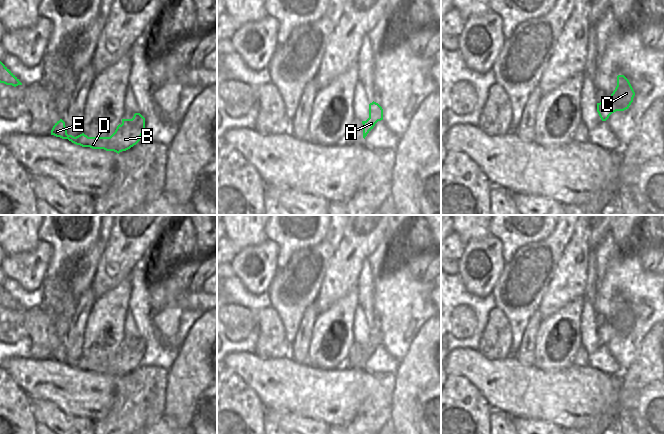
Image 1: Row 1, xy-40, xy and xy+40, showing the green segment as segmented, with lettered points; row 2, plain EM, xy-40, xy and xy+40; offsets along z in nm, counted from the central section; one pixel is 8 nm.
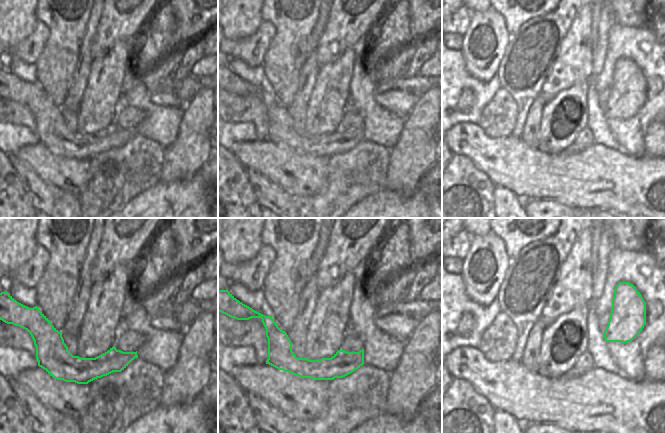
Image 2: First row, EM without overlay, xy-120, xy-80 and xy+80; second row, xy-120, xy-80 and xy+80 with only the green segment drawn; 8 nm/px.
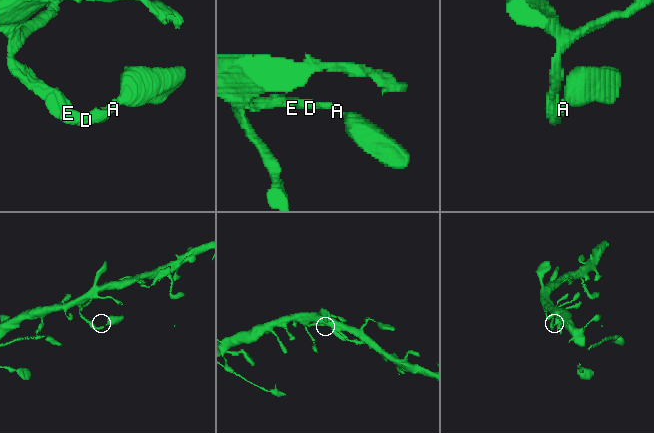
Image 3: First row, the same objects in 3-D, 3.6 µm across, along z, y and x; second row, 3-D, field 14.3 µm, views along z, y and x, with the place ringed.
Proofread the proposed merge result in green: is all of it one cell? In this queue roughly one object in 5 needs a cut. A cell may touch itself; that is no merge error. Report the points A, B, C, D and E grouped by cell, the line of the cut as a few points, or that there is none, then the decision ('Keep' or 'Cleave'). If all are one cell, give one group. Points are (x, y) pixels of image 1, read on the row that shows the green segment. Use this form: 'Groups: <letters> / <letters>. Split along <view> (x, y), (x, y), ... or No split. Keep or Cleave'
Groups: A B C D E. No split. Keep

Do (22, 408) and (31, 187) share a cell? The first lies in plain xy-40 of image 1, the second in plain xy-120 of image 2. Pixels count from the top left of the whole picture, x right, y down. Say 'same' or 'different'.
different

